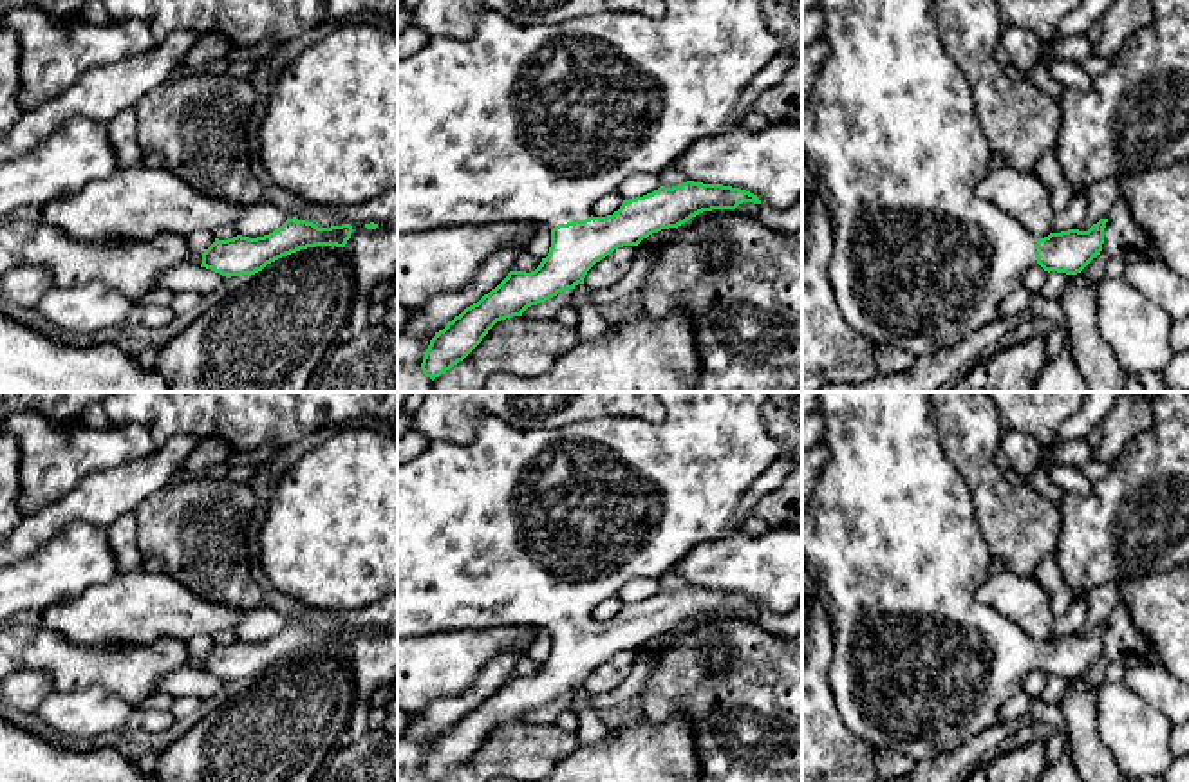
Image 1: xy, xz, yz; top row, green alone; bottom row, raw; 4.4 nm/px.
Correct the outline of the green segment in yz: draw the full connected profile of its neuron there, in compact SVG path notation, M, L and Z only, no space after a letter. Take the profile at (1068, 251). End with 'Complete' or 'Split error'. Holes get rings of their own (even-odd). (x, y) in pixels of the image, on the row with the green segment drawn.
M819 0L819 5L824 11L820 38L828 42L828 56L819 70L810 101L802 108L802 154L817 179L819 193L831 220L835 244L828 275L835 300L846 323L857 334L876 347L891 345L907 350L914 358L927 358L940 349L958 345L976 330L994 323L999 318L1001 302L1023 285L1023 276L1032 265L1039 264L1048 273L1077 275L1100 255L1108 219L1100 219L1088 231L1068 229L1035 238L1010 215L976 193L976 186L990 172L988 159L992 150L976 117L970 85L943 47L932 0Z. Split error

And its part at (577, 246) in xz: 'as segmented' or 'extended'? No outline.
extended

